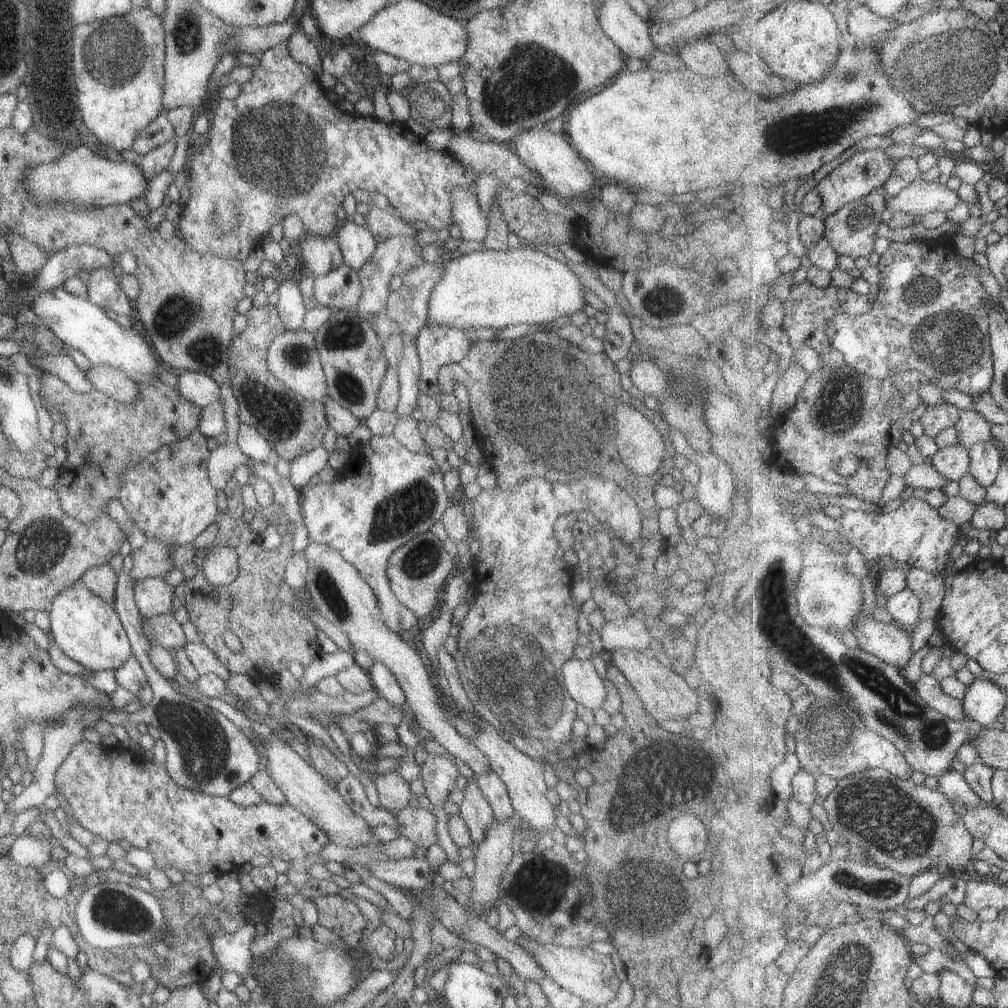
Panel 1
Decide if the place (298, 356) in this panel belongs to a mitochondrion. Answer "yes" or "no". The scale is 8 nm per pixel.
yes

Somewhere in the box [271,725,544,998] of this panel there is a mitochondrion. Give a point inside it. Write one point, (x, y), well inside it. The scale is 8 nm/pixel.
(292, 970)

